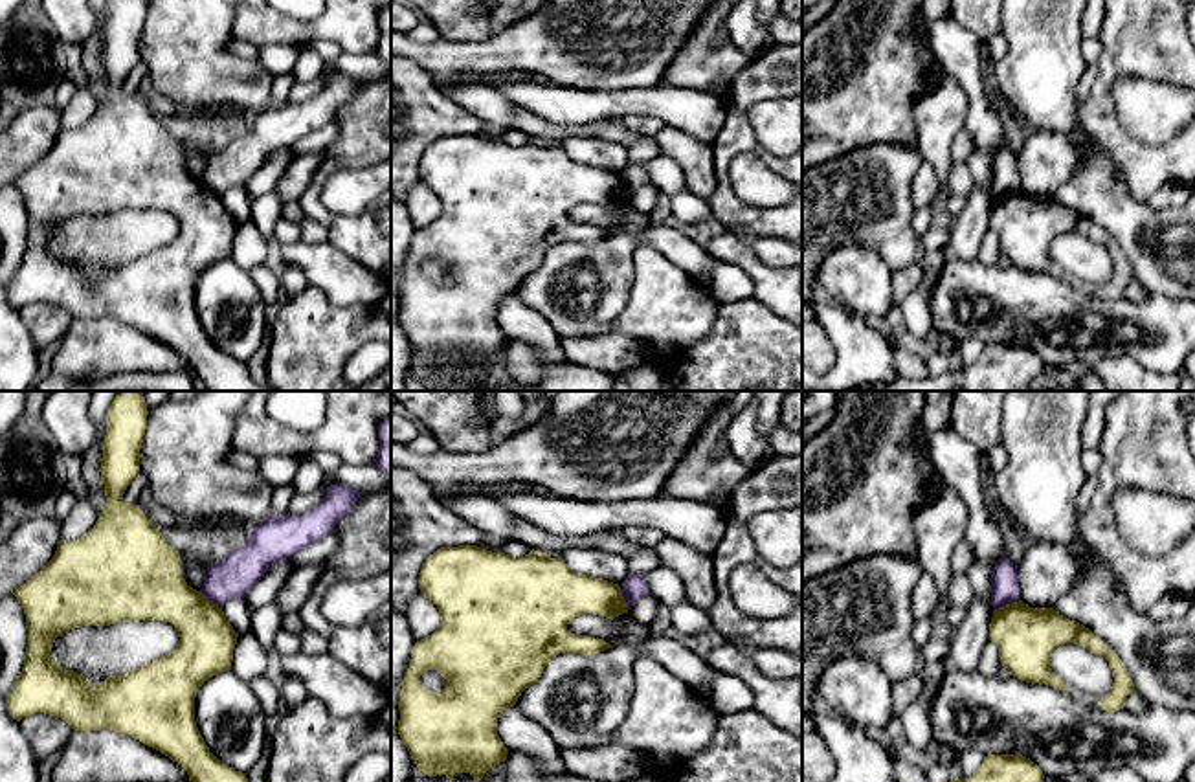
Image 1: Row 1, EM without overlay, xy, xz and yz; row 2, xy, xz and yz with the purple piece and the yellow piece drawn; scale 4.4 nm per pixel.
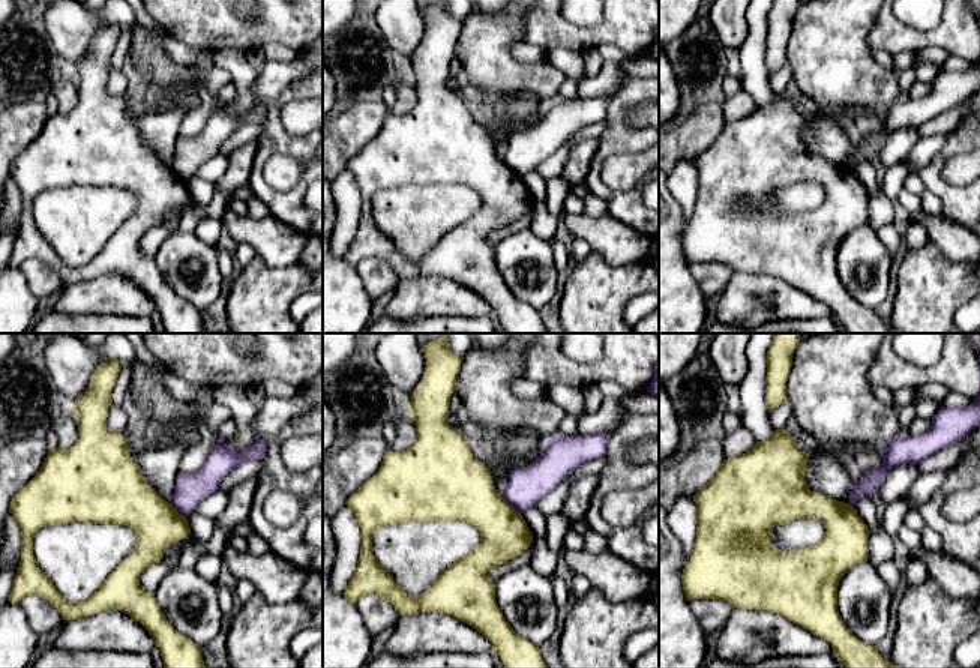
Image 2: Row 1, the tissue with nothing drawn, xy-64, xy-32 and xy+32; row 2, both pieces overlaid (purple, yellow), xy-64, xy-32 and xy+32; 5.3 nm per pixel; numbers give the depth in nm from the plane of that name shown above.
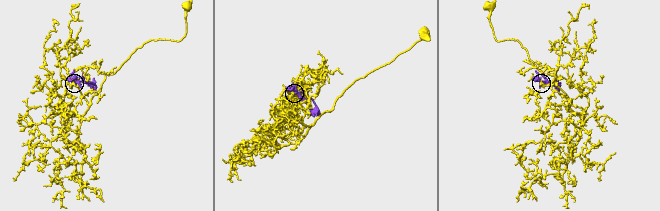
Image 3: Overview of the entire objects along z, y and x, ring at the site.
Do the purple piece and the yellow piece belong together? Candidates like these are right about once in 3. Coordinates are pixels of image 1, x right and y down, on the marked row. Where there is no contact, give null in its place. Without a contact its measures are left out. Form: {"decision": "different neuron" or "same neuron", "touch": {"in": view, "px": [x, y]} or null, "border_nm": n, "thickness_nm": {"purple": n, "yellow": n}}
{"decision": "different neuron", "touch": {"in": "yz", "px": [1006, 603]}, "border_nm": 130, "thickness_nm": {"purple": 130, "yellow": 260}}

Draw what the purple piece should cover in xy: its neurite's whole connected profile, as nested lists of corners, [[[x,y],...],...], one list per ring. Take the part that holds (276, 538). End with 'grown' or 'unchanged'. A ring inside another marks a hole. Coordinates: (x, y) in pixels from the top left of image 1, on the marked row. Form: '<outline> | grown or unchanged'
[[[336,483],[323,501],[303,516],[290,512],[268,516],[250,531],[250,540],[242,549],[207,565],[200,591],[218,608],[224,608],[231,598],[244,598],[270,565],[292,558],[301,549],[329,536],[340,518],[352,512],[363,494],[367,492]]] | unchanged

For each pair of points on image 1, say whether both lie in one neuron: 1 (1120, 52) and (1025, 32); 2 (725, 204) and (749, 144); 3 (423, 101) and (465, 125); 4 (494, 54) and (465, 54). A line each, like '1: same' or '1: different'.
1: different
2: same
3: same
4: same

